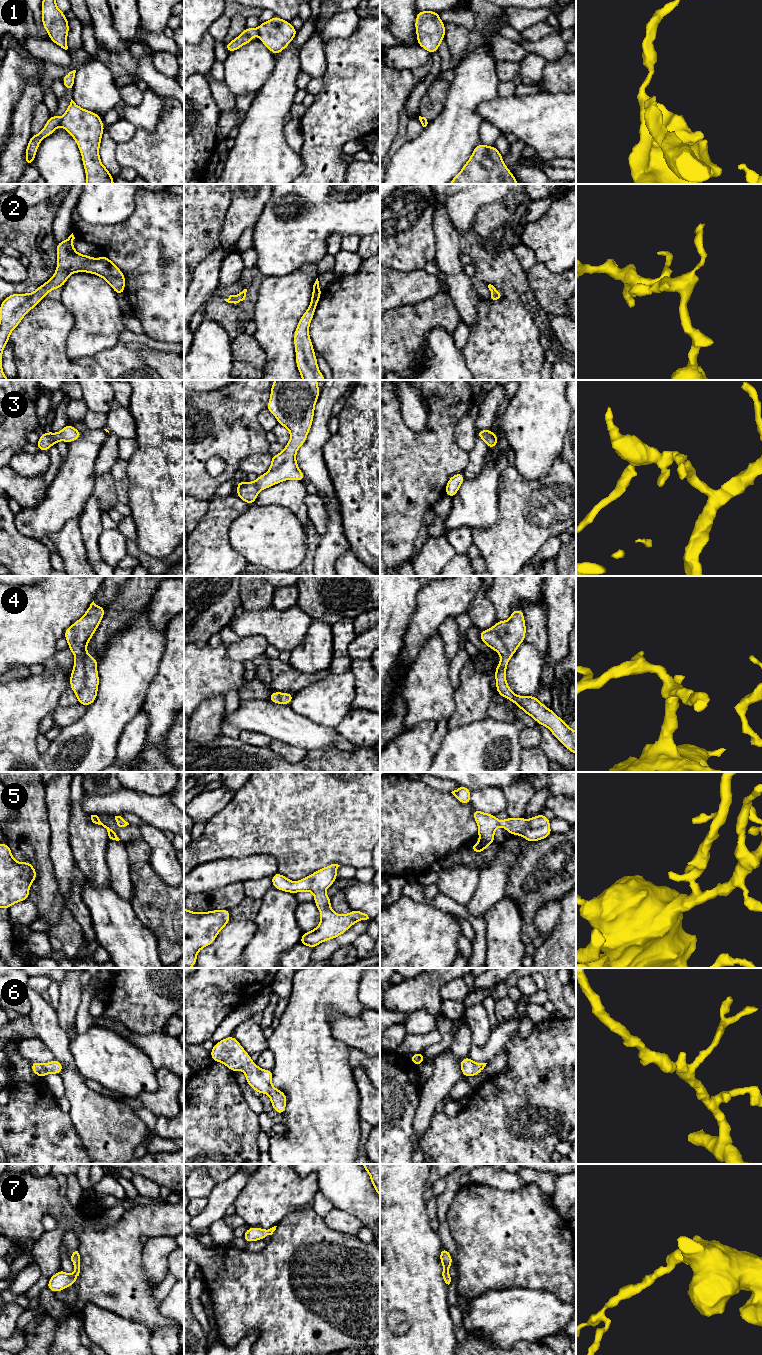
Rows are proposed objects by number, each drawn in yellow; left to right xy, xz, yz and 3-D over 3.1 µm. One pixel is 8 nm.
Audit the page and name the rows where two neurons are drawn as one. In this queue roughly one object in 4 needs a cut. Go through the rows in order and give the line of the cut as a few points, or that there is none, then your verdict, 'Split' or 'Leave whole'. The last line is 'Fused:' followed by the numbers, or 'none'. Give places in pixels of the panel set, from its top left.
1: Split along xy (62, 117), (59, 123). Split
2: No split. Leave whole
3: No split. Leave whole
4: No split. Leave whole
5: No split. Leave whole
6: No split. Leave whole
7: No split. Leave whole
Fused: 1

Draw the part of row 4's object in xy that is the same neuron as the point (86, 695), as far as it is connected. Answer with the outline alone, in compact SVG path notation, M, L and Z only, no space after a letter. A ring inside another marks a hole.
M93 601L85 614L67 628L63 635L75 657L70 673L70 688L75 693L78 703L83 706L90 706L97 698L98 660L87 653L87 645L99 627L104 613L105 607L97 606Z

